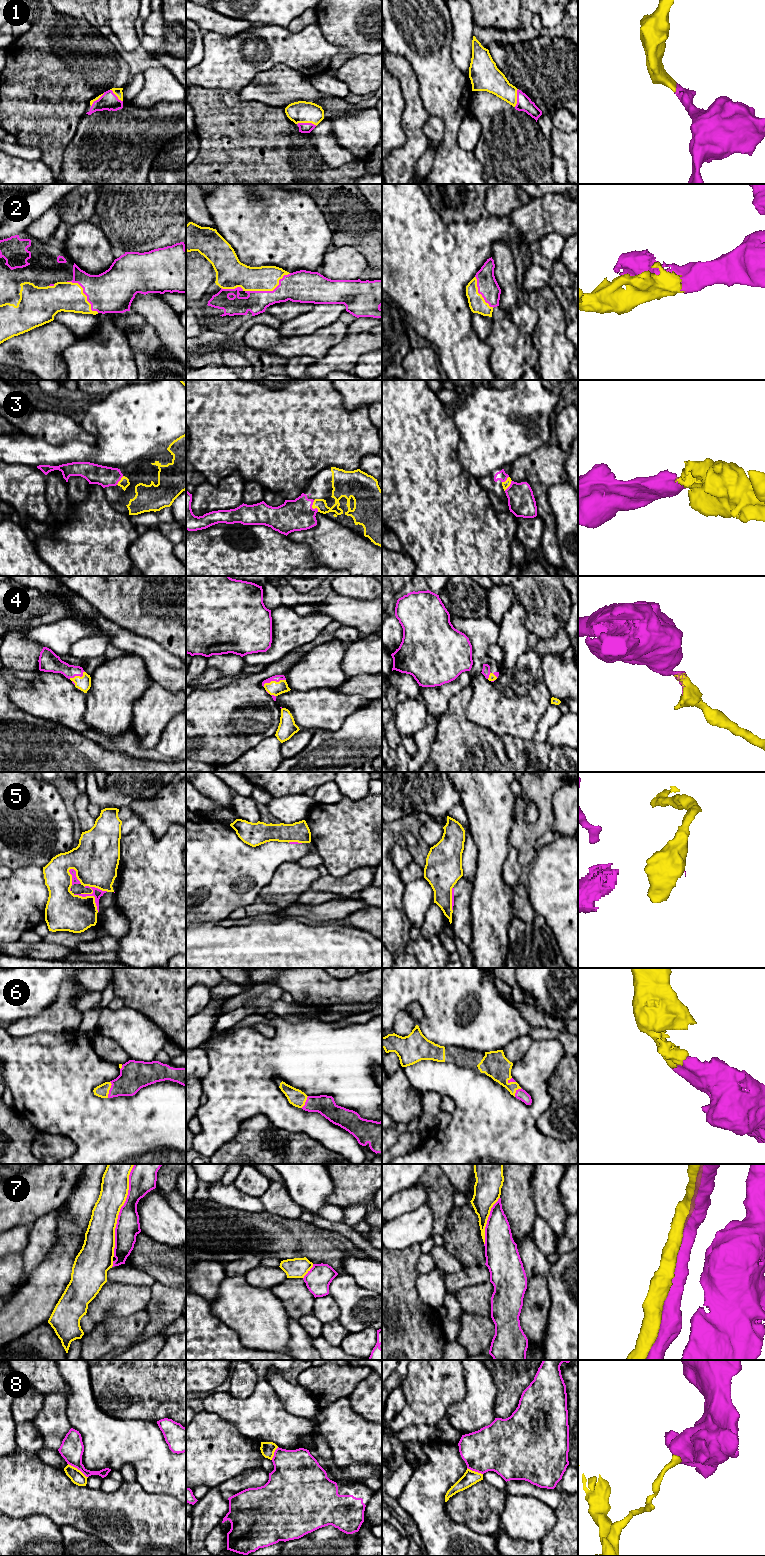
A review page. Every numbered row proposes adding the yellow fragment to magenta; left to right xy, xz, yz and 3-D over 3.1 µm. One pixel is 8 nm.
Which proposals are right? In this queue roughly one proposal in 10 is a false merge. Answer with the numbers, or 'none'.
1, 2, 3, 4, 6, 7

